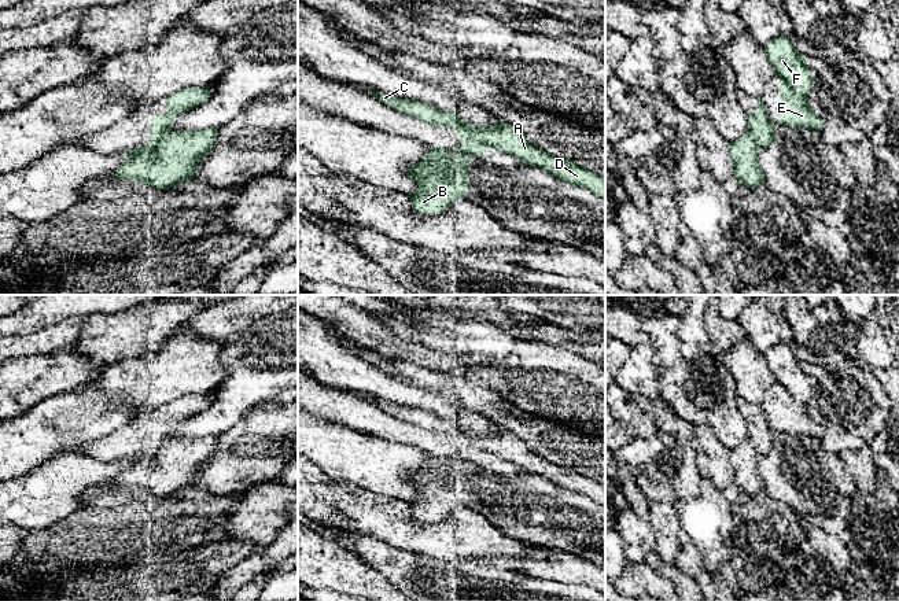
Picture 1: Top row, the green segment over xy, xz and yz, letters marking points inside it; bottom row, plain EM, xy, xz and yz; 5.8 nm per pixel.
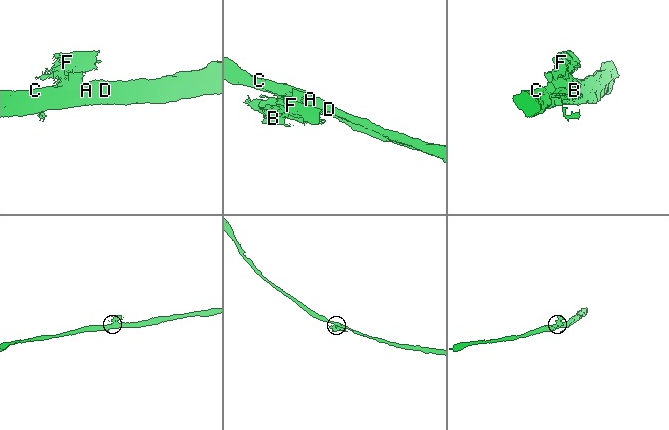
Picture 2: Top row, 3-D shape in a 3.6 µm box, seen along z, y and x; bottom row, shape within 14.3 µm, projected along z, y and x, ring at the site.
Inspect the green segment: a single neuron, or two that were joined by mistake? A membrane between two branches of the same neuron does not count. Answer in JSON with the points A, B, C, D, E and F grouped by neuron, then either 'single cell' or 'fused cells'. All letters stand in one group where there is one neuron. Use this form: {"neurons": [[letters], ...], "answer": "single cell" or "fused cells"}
{"neurons": [["A", "C", "D"], ["B", "E", "F"]], "answer": "fused cells"}

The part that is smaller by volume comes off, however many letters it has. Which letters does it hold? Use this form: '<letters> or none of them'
B, E, F

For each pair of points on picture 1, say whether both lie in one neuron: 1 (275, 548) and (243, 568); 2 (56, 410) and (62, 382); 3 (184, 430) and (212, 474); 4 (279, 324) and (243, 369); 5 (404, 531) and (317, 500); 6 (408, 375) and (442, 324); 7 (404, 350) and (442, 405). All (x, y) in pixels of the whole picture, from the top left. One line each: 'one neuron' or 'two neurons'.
1: one neuron
2: two neurons
3: two neurons
4: one neuron
5: one neuron
6: two neurons
7: two neurons

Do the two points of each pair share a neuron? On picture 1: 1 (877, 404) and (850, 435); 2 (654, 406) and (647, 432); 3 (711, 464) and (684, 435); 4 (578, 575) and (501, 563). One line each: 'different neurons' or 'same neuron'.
1: same neuron
2: different neurons
3: different neurons
4: same neuron

